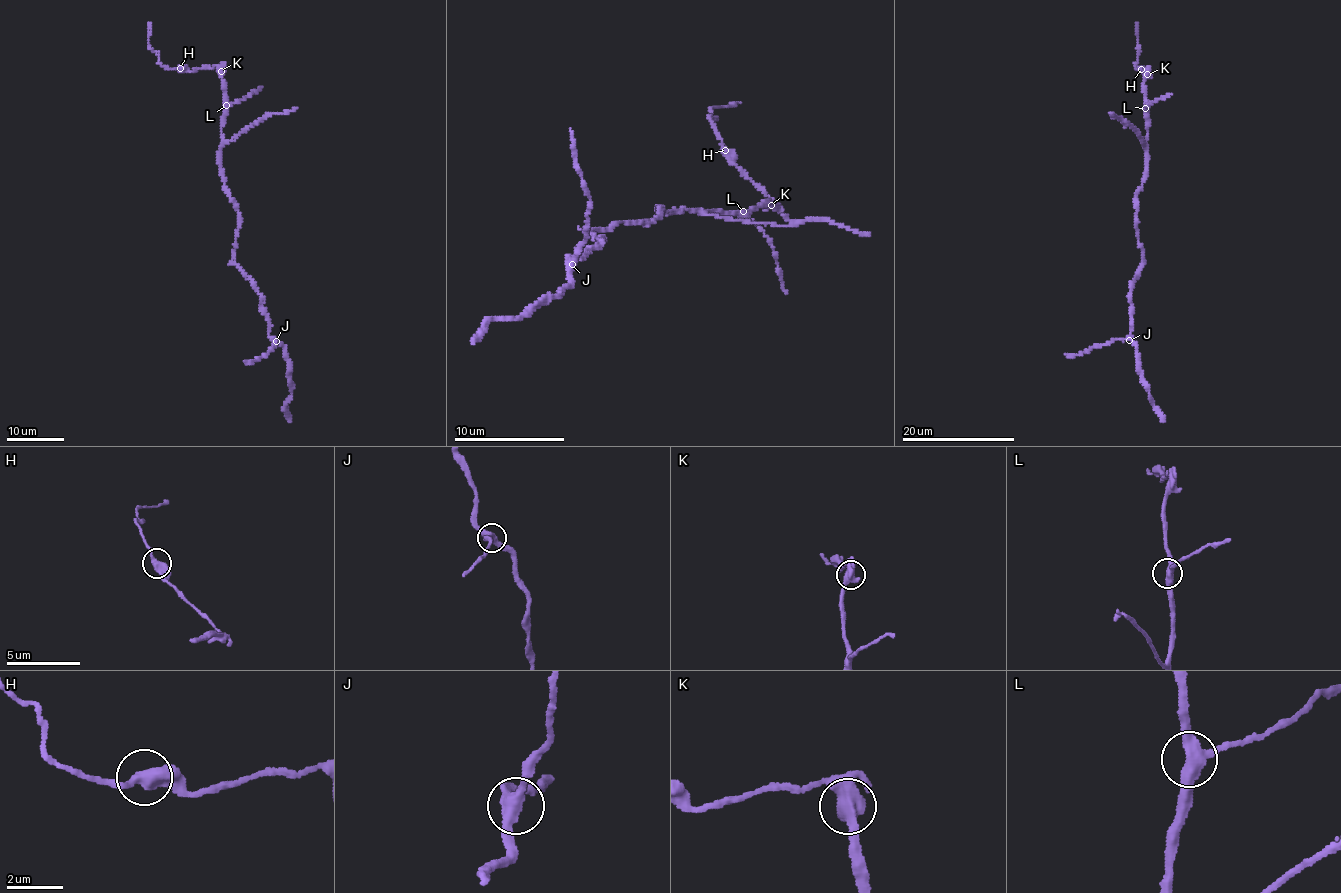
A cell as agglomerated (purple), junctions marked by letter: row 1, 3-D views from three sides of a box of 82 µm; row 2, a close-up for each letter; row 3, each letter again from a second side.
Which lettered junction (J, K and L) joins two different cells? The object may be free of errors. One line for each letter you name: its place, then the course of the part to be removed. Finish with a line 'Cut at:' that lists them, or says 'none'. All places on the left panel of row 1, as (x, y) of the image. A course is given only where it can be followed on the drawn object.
K: place (221, 71); course (220, 70), (215, 66), (192, 71), (170, 70), (149, 48), (150, 22)
Cut at: K

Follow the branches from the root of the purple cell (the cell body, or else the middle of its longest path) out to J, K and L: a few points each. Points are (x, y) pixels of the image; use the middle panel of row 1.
J: (658, 219), (616, 222), (603, 231), (589, 232), (595, 234), (599, 245), (569, 258), (572, 264)
K: (658, 219), (660, 208), (659, 213), (689, 209), (707, 213), (771, 205)
L: (658, 219), (660, 208), (659, 213), (689, 209), (707, 213), (743, 211)

